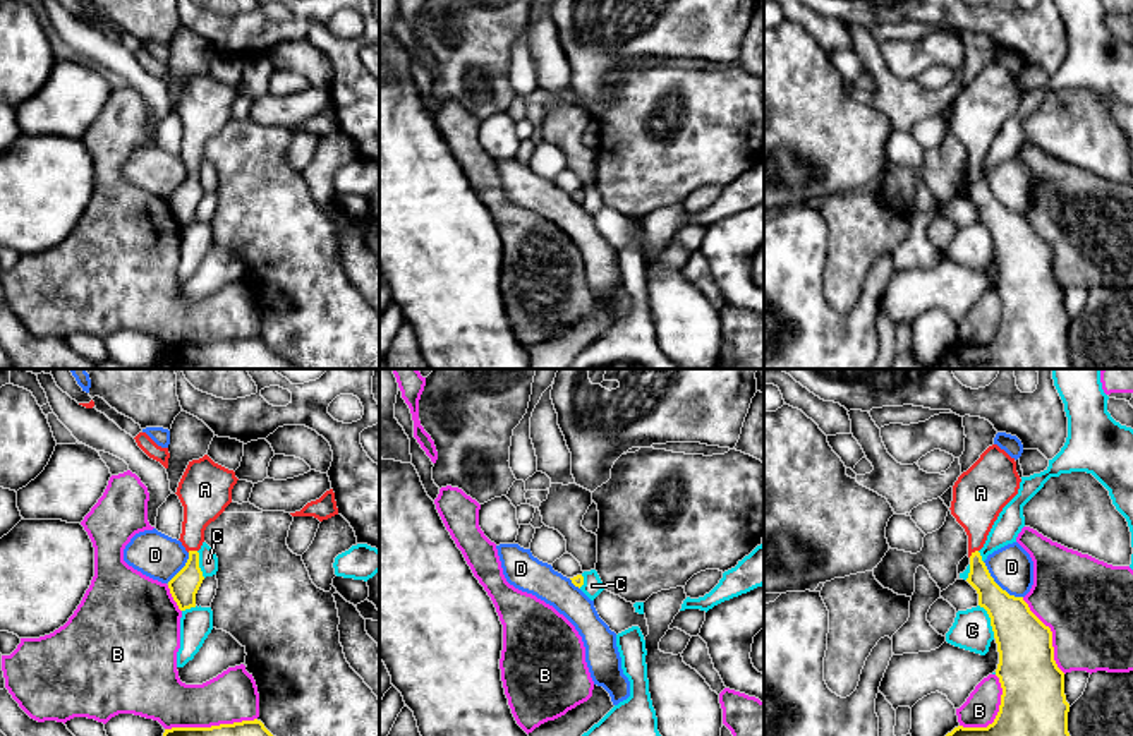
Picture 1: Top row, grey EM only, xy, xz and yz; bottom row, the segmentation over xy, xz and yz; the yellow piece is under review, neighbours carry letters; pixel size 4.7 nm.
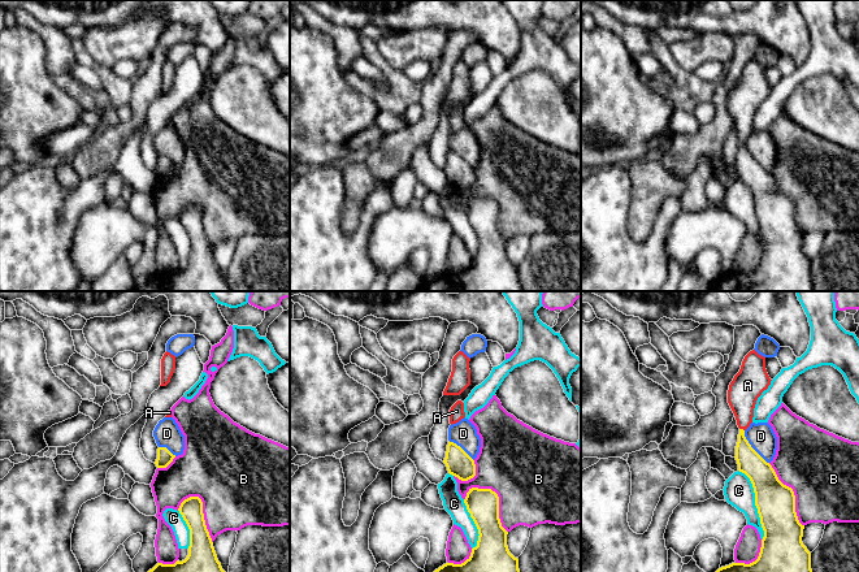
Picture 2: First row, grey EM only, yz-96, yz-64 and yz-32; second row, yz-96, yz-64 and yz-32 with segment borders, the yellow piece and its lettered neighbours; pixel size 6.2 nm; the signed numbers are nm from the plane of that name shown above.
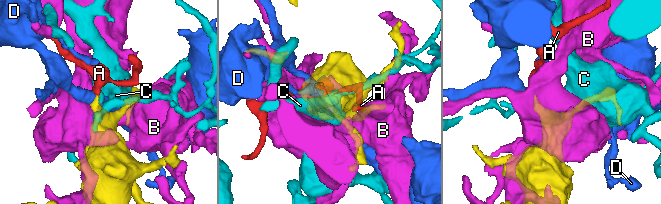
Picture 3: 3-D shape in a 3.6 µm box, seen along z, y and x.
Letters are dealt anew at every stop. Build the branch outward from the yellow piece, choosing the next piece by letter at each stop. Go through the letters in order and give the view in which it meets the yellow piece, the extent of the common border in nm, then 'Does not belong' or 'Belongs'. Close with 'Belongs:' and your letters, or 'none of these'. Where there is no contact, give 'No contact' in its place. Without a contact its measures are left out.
A: Touches yellow in yz. Shared border 60 nm. Belongs
B: Touches yellow in xy. Shared border 440 nm. Does not belong
C: Touches yellow in yz. Shared border 180 nm. Does not belong
D: Touches yellow in yz. Shared border 260 nm. Does not belong
Belongs: A

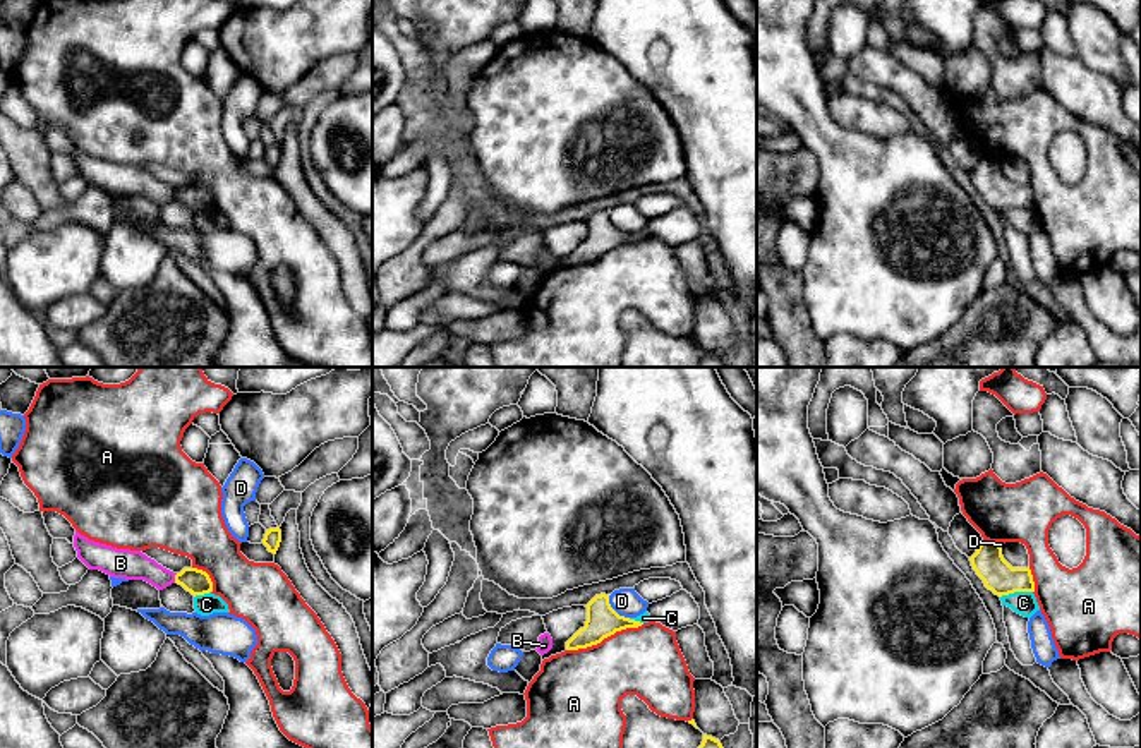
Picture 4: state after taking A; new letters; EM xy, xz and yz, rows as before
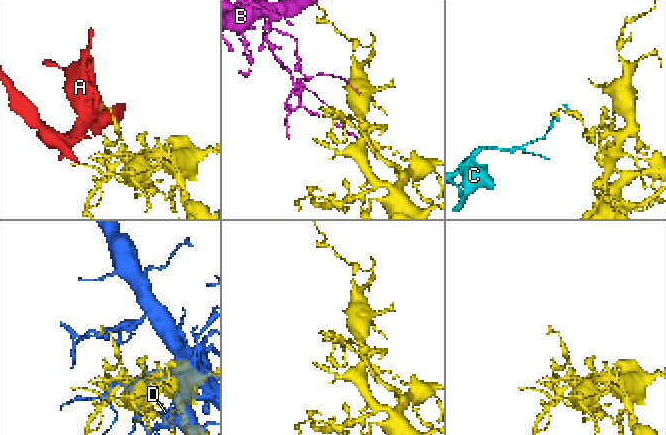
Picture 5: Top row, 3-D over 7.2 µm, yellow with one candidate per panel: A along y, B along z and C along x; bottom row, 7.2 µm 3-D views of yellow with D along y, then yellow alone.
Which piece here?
A: Touches yellow in xz. Shared border 400 nm. Does not belong
B: Touches yellow in xy. Shared border 50 nm. Does not belong
C: Touches yellow in yz. Shared border 160 nm. Does not belong
D: Touches yellow in xz. Shared border 150 nm. Does not belong
Belongs: none of these

